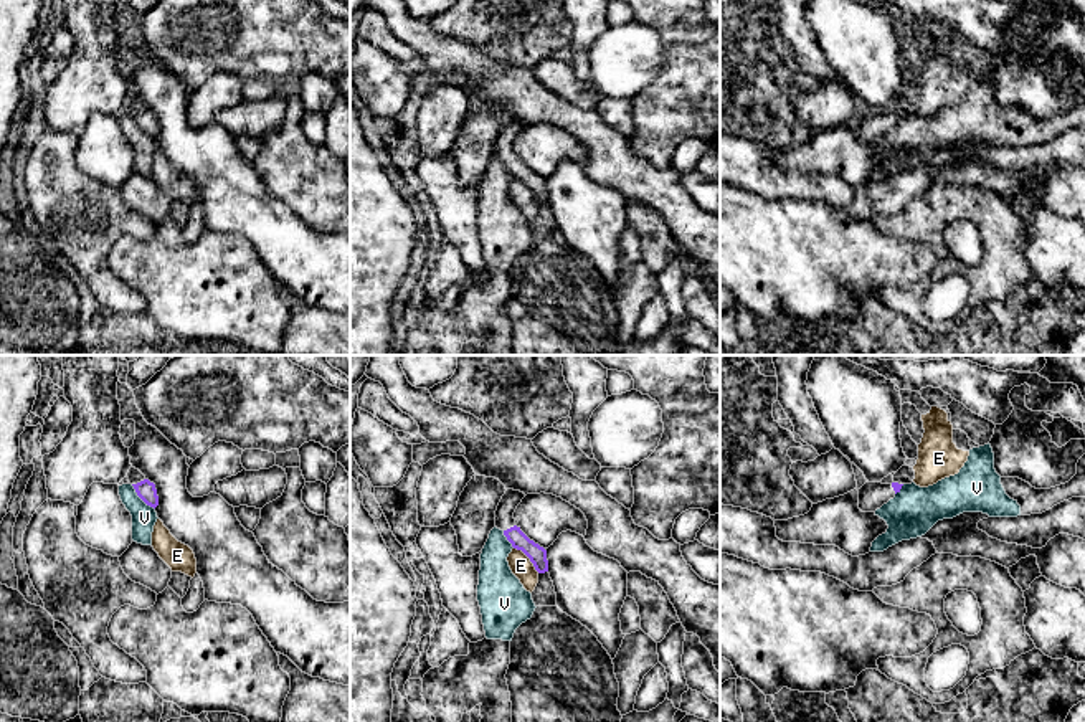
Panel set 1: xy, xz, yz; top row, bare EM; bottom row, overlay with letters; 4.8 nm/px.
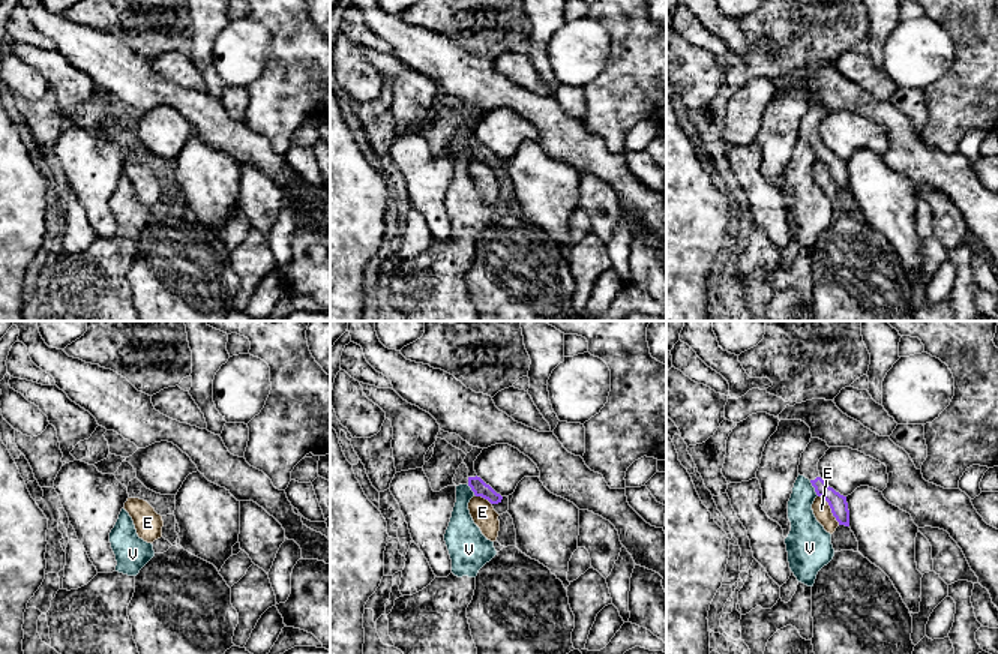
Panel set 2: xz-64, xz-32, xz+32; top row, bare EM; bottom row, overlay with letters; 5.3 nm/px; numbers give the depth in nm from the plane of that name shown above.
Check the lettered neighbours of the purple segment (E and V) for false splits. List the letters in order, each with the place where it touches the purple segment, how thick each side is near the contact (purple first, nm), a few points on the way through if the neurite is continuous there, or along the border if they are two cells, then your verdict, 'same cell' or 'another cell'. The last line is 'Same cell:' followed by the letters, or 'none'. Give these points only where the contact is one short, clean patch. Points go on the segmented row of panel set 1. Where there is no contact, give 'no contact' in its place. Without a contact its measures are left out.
E: contact xz (529, 557); calibres 90 and 110 nm; border xz (514, 547), (539, 572); another cell
V: contact xy (141, 498); calibres 90 and 120 nm; border xy (131, 484), (154, 509); another cell
Same cell: none

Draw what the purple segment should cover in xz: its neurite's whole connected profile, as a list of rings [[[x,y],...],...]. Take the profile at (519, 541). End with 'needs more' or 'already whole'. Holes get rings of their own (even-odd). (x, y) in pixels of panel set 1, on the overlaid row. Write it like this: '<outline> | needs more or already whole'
[[[505,491],[495,511],[495,527],[504,532],[514,549],[522,550],[530,558],[538,572],[538,583],[532,591],[535,606],[557,606],[557,593],[548,573],[547,550],[530,540],[514,519],[514,512],[524,497],[525,494],[520,491]]] | needs more

